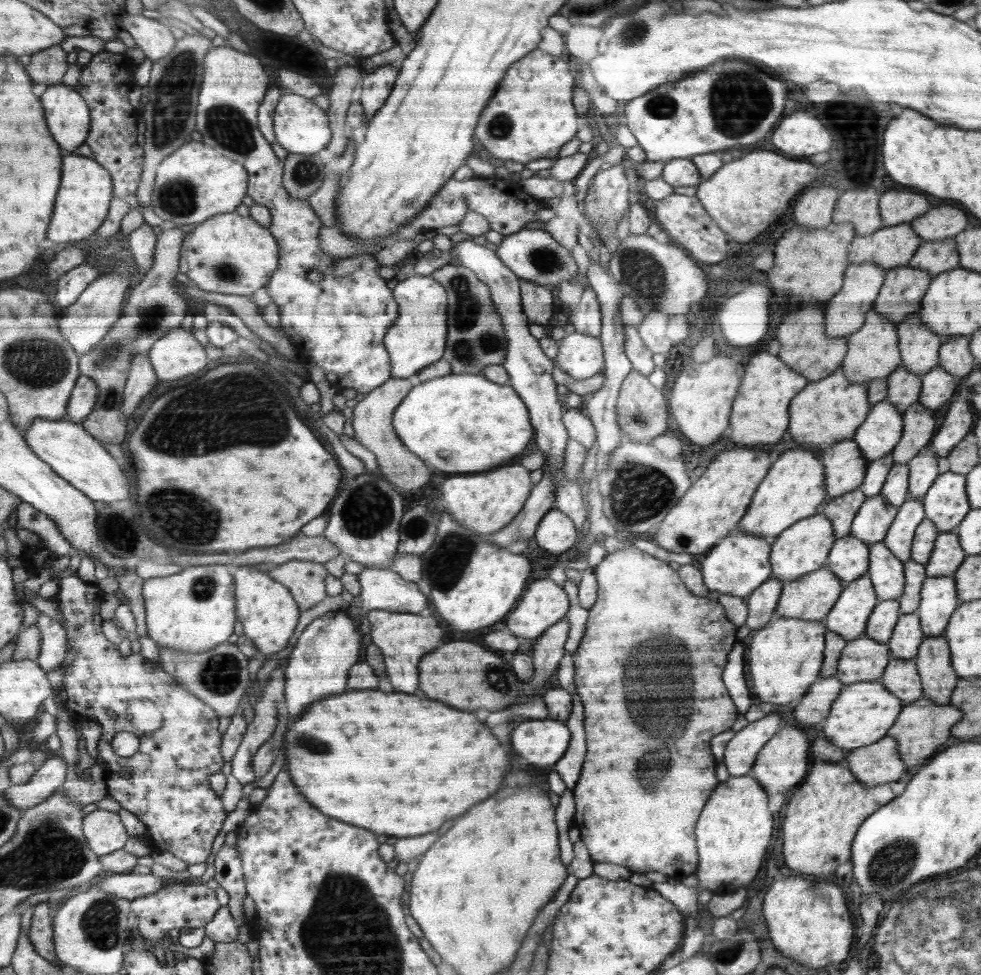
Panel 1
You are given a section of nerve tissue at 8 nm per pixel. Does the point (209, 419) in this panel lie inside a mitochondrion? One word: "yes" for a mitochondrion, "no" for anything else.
yes

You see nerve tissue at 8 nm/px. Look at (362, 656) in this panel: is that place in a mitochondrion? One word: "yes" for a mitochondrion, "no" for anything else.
no

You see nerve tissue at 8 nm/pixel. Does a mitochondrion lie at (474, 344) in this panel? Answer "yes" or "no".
yes

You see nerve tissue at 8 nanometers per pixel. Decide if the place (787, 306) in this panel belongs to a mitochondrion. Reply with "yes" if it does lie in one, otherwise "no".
no

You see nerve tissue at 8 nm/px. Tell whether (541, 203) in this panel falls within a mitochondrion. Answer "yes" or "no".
no

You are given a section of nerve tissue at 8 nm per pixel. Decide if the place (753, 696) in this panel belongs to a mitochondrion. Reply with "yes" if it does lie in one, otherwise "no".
no

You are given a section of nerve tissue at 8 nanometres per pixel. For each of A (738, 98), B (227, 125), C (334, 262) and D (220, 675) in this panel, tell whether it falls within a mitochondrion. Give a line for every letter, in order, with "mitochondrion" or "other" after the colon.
A: mitochondrion
B: mitochondrion
C: other
D: mitochondrion

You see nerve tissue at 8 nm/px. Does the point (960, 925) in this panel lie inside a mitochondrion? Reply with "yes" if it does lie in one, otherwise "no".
yes

